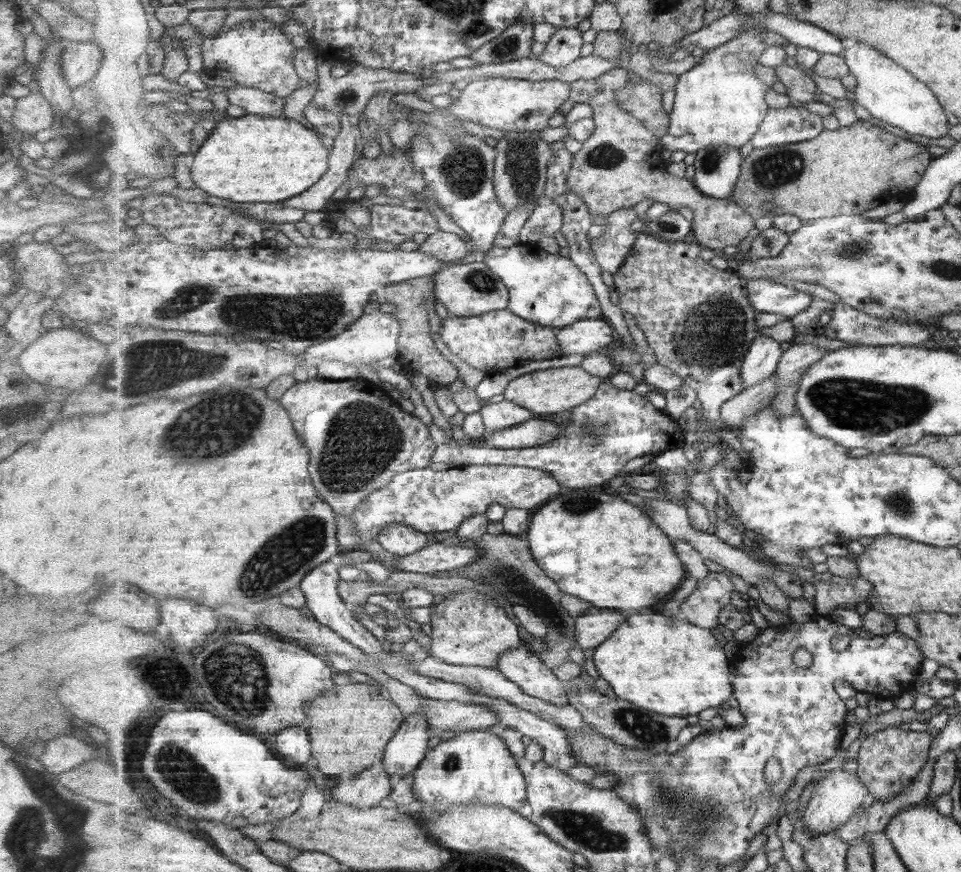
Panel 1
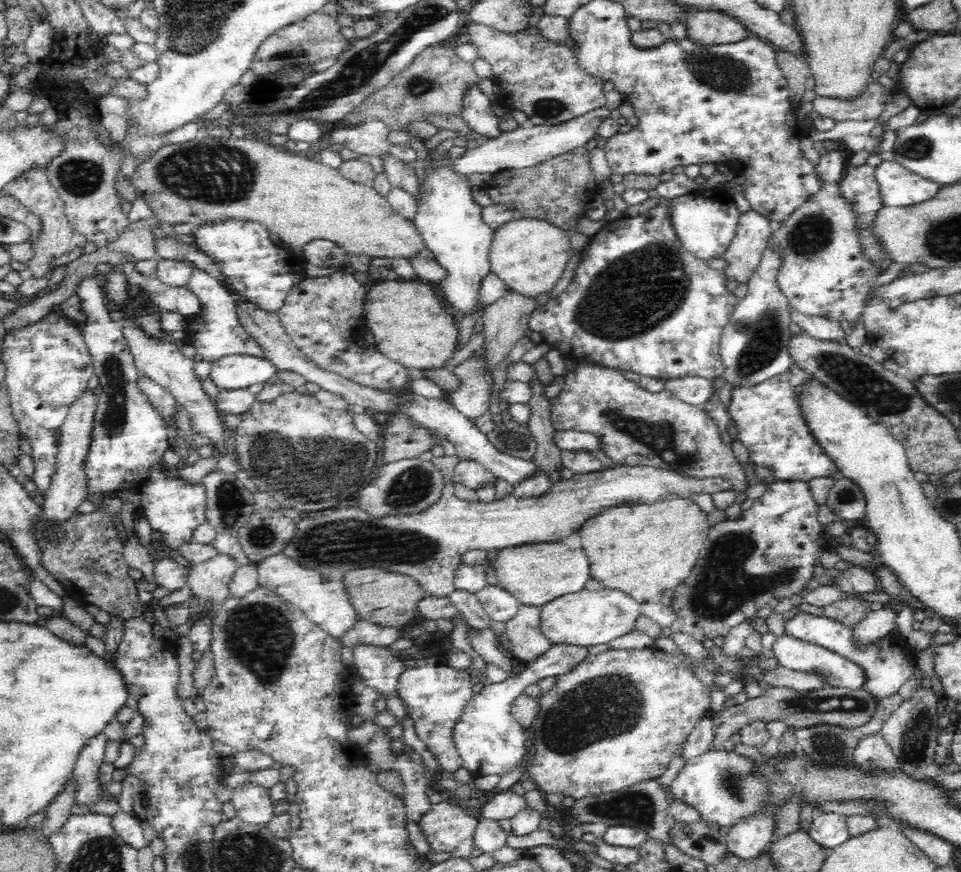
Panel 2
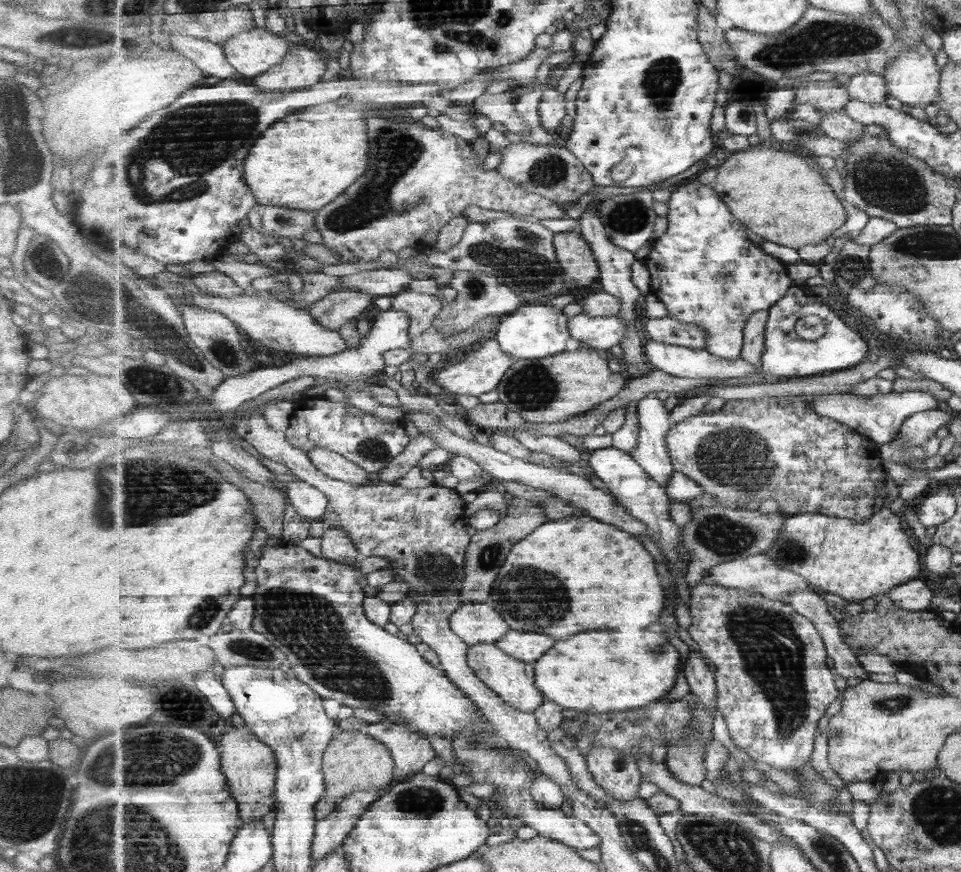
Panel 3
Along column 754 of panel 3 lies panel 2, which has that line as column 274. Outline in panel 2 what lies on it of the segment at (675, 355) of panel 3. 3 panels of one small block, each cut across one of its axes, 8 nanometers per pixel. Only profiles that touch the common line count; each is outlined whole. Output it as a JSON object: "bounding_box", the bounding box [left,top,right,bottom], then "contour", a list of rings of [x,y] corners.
{"bounding_box":[209,355,278,390],"contour":[[[230,355],[212,363],[209,377],[220,390],[242,390],[265,383],[278,371],[268,357]]]}

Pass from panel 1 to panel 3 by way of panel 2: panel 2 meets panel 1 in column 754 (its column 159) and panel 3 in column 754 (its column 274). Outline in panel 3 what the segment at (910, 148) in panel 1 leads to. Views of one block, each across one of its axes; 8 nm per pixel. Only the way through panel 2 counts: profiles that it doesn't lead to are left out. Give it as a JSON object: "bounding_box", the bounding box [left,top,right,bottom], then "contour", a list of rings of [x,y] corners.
{"bounding_box":[712,143,849,251],"contour":[[[762,143],[753,145],[749,150],[732,153],[729,157],[721,157],[717,171],[712,187],[727,203],[731,212],[735,212],[735,218],[743,220],[743,224],[747,224],[749,230],[763,236],[765,241],[777,242],[781,246],[788,246],[798,251],[807,244],[819,244],[826,239],[830,240],[831,234],[847,222],[849,206],[841,196],[833,192],[831,186],[823,182],[823,177],[825,178],[823,171],[807,166],[802,153]]]}

